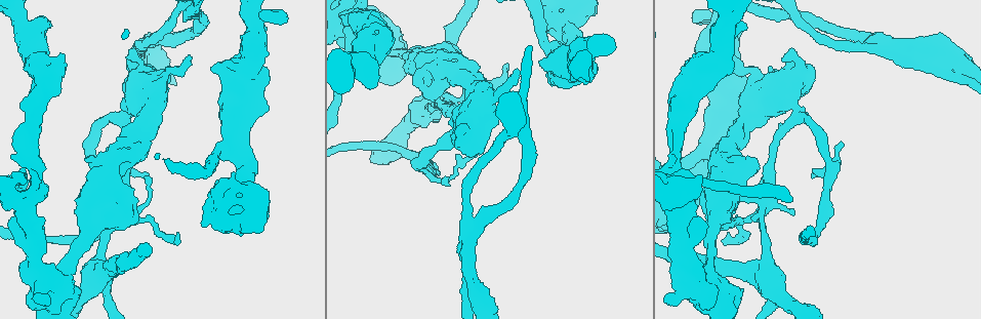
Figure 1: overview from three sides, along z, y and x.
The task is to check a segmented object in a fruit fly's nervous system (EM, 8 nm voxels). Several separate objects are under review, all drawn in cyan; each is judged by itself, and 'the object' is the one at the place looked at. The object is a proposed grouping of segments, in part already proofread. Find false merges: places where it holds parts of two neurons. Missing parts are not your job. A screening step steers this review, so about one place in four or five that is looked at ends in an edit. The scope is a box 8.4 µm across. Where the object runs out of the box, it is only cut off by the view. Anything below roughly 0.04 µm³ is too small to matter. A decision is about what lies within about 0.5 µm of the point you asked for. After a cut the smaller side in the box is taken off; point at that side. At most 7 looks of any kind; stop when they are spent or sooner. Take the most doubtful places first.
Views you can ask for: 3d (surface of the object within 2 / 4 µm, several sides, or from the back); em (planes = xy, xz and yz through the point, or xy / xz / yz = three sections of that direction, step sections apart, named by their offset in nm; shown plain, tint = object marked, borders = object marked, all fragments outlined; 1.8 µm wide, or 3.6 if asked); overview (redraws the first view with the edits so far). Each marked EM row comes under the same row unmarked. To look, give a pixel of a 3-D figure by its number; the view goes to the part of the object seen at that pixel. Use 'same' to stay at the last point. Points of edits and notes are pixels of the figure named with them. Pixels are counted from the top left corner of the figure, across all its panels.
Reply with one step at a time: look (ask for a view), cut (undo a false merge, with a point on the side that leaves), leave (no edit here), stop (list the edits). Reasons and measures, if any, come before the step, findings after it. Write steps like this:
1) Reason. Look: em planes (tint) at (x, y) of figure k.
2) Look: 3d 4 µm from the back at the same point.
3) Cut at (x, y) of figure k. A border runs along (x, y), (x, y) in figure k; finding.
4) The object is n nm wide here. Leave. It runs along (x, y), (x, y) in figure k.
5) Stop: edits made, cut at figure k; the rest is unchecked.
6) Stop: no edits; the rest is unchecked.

A narrow waist. Look: 3d 4 µm at (567, 23) of figure 1.

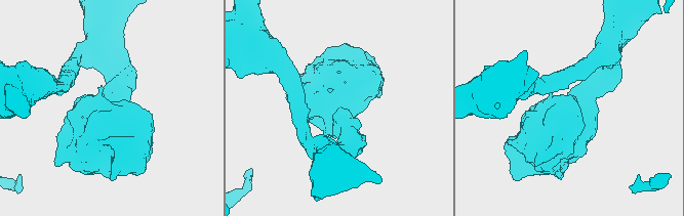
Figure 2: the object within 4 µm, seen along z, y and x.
Need the tissue. Look: em planes (tint) at (340, 108) of figure 2.

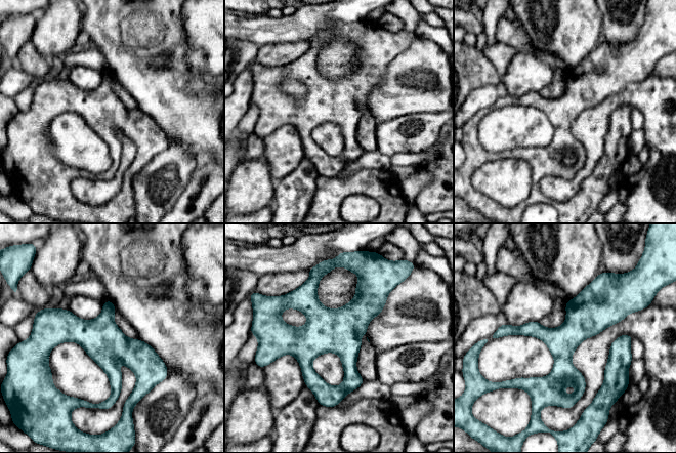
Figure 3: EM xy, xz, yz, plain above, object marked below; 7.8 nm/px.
Leave. It runs along (594, 283), (562, 341), (563, 400) in figure 3; continuous, no second neuron.

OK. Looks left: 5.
Calibre changes. Look: em yz step 4 (tint) at (31, 174) of figure 1.

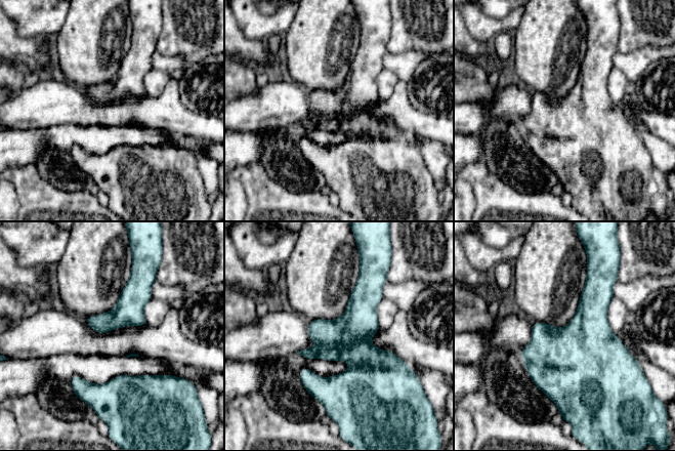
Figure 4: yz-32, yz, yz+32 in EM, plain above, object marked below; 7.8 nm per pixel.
Cut it another way. Look: em planes (borders) at the same point.

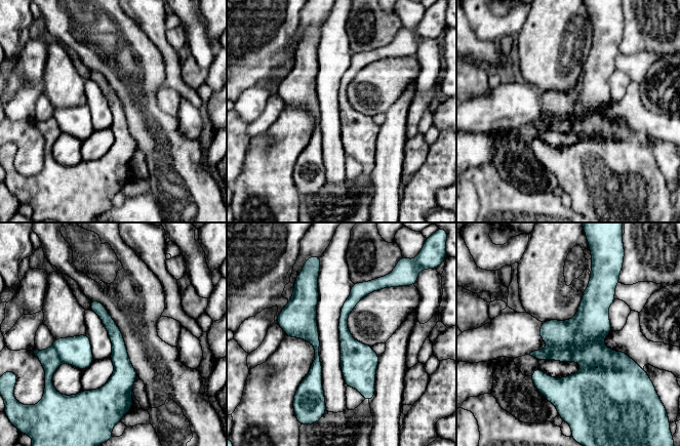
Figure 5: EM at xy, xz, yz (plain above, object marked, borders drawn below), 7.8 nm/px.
Leave. It runs along (593, 280), (586, 377), (566, 399) in figure 5; all the same neuron.

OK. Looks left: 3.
Touches itself. Look: em 3.6 µm planes (tint) at (253, 64) of figure 1.

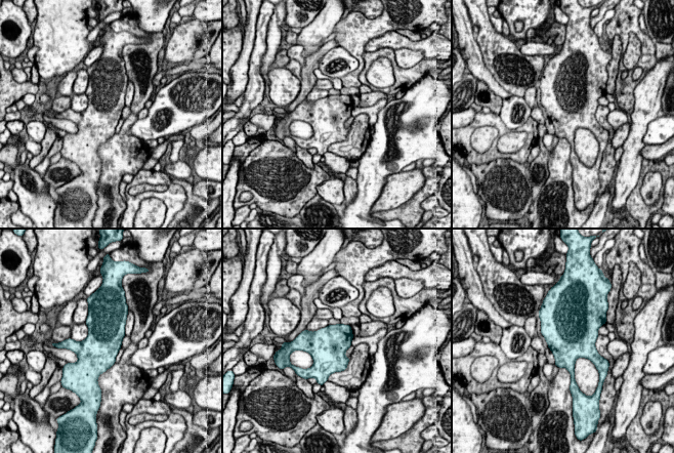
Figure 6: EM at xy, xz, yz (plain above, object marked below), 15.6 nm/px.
Leave. Continuous, no second neuron.

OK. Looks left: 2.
Stop: no edits; the rest is unchecked.

